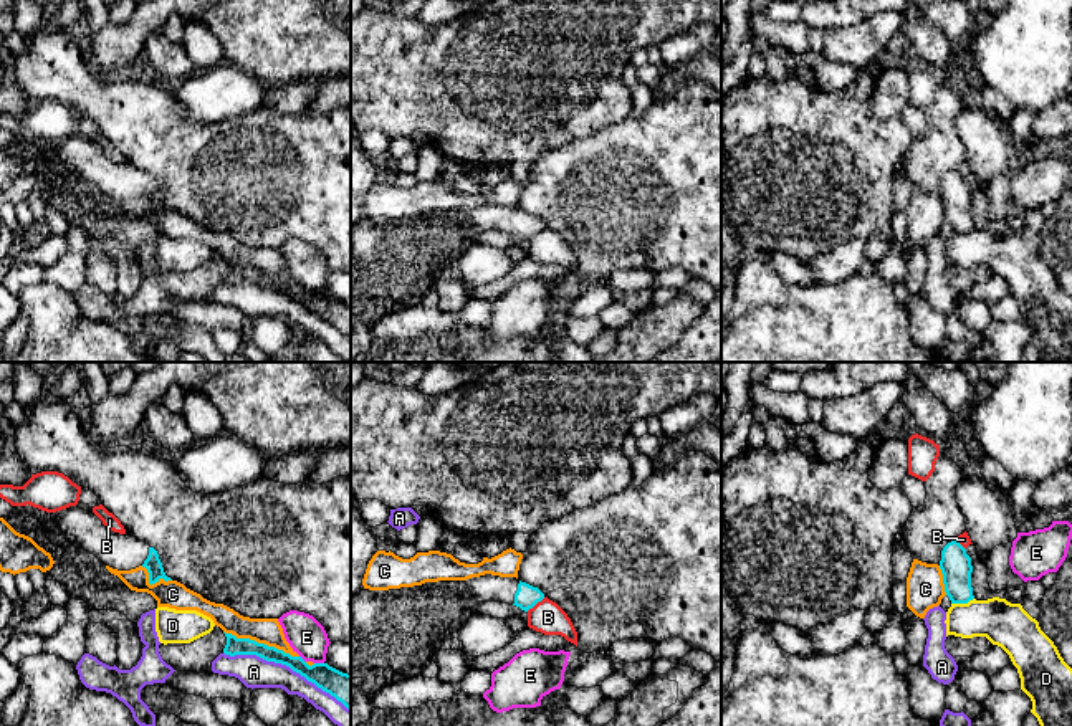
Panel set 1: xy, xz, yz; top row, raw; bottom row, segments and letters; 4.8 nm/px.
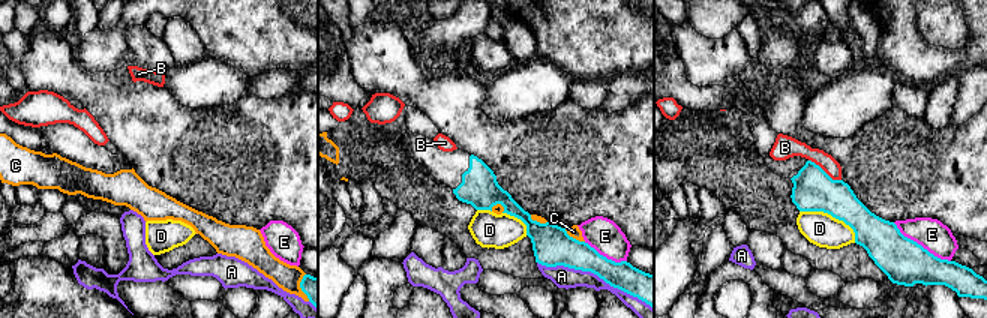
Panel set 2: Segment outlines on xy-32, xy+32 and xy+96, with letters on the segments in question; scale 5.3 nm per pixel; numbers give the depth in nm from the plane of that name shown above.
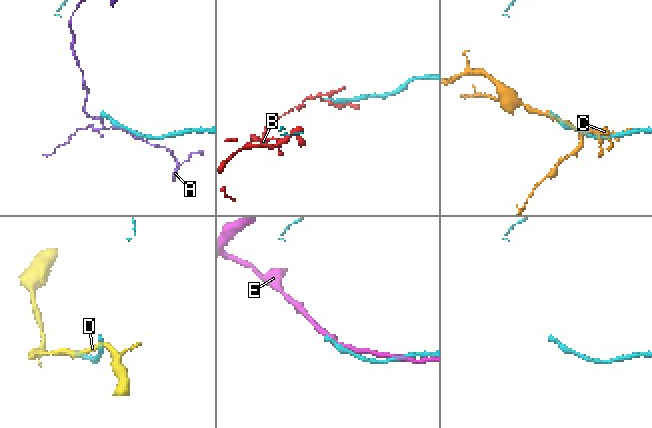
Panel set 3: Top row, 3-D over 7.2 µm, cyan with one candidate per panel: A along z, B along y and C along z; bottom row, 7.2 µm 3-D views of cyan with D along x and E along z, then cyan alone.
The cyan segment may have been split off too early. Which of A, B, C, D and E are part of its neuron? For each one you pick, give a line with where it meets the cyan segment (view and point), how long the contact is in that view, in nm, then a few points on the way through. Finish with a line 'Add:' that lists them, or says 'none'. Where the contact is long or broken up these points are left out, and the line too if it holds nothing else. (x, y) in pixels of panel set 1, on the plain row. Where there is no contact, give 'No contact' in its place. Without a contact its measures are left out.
Add: none

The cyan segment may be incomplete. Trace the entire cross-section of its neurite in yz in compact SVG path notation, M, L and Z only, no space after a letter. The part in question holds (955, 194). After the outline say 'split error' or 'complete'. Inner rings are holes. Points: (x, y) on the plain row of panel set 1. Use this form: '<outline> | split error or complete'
M951 170L943 177L940 198L945 222L951 233L968 233L974 228L971 217L971 187L958 170Z | complete

